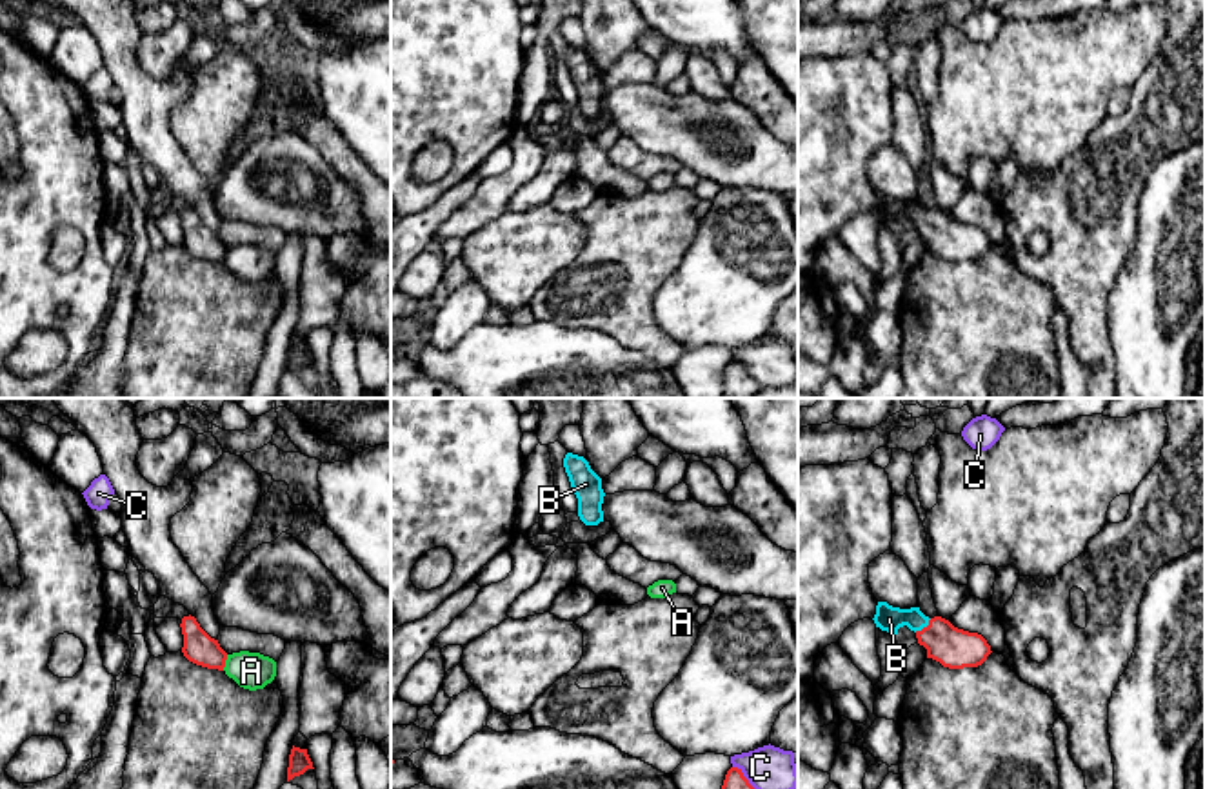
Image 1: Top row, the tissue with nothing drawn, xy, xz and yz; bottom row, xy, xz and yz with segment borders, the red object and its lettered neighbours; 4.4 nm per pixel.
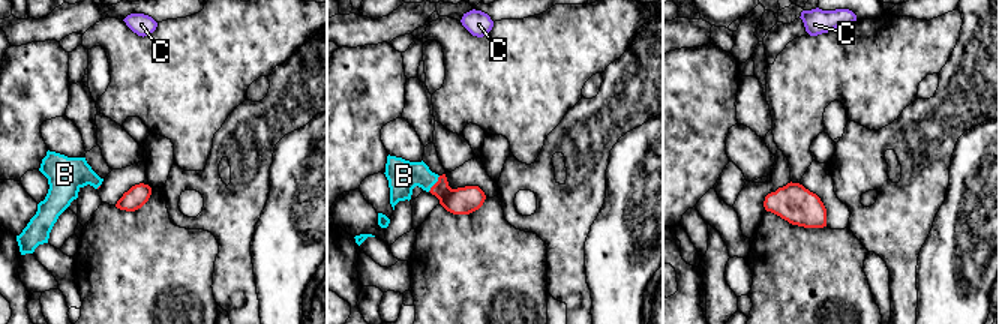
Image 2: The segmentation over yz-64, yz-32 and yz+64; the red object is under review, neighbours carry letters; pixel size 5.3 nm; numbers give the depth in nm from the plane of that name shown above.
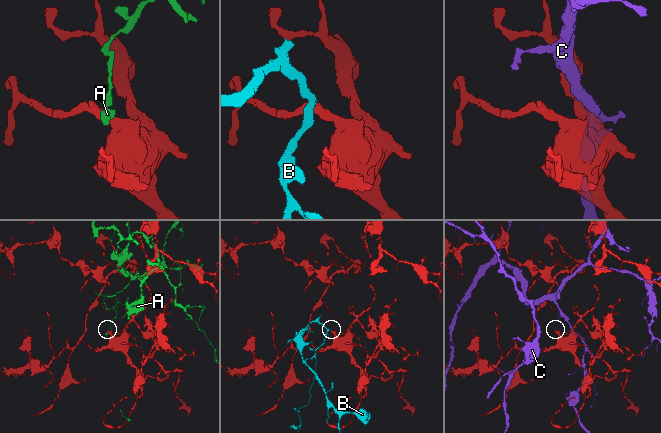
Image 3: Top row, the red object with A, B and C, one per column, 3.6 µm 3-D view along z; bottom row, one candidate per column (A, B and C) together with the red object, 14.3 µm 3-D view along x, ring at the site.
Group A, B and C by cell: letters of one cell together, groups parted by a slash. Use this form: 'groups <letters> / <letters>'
groups A / B / C

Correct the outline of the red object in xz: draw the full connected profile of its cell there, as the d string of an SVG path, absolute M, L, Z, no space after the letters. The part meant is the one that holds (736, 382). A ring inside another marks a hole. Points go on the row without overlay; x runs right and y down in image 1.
M731 360L725 367L722 387L722 398L752 398L762 385L749 376L742 362Z

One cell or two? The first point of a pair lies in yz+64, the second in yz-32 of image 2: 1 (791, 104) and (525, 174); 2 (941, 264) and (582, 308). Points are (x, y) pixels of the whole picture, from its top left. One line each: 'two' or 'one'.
1: two
2: two

